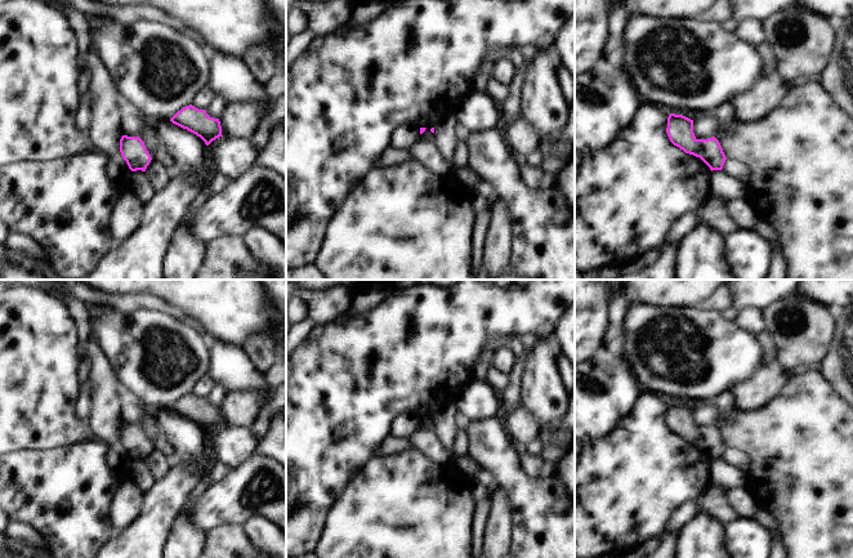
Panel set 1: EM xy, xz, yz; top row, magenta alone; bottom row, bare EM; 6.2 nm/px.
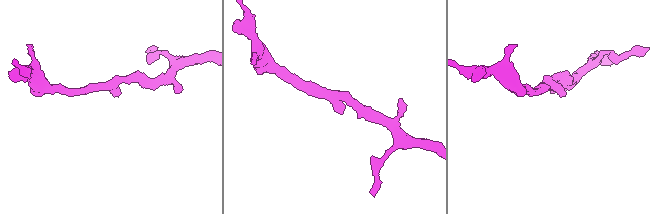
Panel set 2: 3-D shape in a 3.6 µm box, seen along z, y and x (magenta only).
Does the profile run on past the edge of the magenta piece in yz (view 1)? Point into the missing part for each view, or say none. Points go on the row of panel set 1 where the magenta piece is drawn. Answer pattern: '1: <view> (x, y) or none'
1: none

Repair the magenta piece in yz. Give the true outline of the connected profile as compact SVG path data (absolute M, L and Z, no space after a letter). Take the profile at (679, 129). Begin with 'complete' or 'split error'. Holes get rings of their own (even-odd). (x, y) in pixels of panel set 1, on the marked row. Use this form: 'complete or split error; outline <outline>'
complete; outline M670 113L667 117L667 137L670 142L685 153L700 157L710 170L722 170L727 160L719 140L715 137L697 139L693 133L693 120Z

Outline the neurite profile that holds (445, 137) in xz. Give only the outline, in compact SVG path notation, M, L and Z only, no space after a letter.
M448 117L441 125L434 128L432 140L443 160L450 165L454 157L455 147L457 144L457 121L455 117Z

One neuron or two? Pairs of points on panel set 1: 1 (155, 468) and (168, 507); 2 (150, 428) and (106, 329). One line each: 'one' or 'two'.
1: two
2: two

